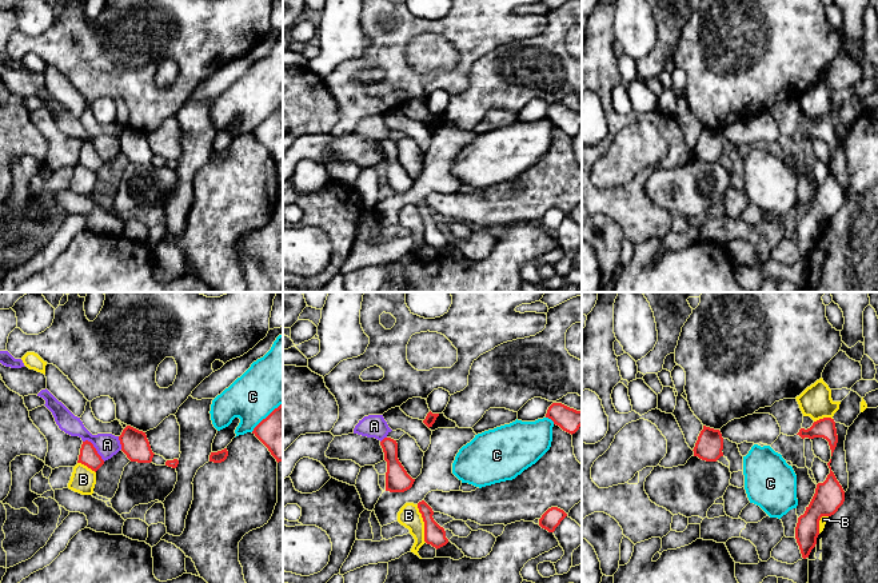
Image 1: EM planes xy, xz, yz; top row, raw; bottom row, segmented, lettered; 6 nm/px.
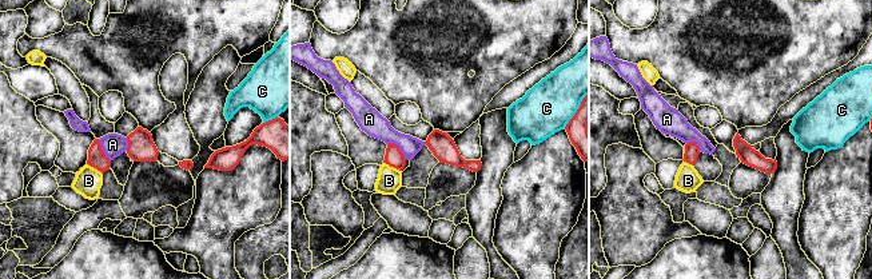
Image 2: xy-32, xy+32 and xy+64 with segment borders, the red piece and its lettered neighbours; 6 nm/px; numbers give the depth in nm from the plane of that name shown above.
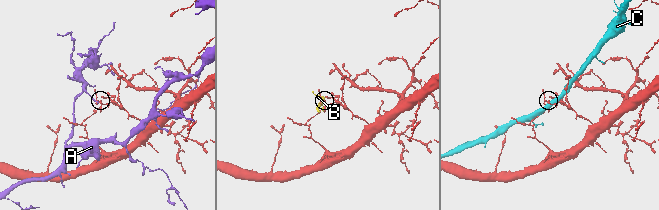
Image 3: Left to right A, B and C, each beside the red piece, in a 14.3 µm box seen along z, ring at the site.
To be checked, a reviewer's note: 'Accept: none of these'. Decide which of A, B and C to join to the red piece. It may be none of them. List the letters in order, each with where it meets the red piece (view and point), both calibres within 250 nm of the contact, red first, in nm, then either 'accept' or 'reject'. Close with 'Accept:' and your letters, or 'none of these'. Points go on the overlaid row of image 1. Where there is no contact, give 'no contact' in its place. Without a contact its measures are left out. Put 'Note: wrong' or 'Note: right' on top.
Note: right
A: contact xy (95, 448); calibres 120 and 140 nm; reject
B: contact xz (424, 523); calibres 130 and 130 nm; reject
C: contact xz (550, 418); calibres 140 and 280 nm; reject
Accept: none of these

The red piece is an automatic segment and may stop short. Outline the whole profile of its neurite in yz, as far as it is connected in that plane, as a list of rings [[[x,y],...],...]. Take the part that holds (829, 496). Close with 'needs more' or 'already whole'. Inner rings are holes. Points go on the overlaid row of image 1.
[[[831,459],[827,463],[830,474],[823,483],[817,484],[815,494],[805,514],[798,518],[795,527],[795,539],[803,559],[809,558],[817,544],[821,518],[834,515],[845,502],[845,491],[831,471],[830,463]]] | already whole

